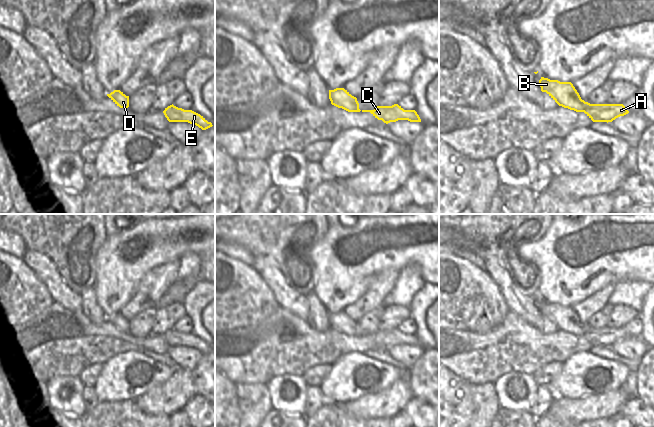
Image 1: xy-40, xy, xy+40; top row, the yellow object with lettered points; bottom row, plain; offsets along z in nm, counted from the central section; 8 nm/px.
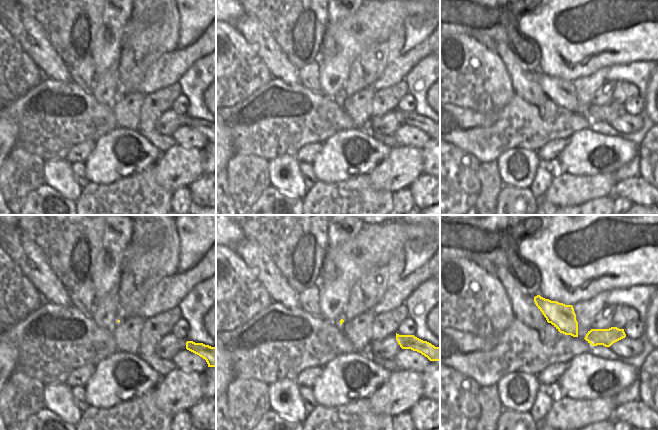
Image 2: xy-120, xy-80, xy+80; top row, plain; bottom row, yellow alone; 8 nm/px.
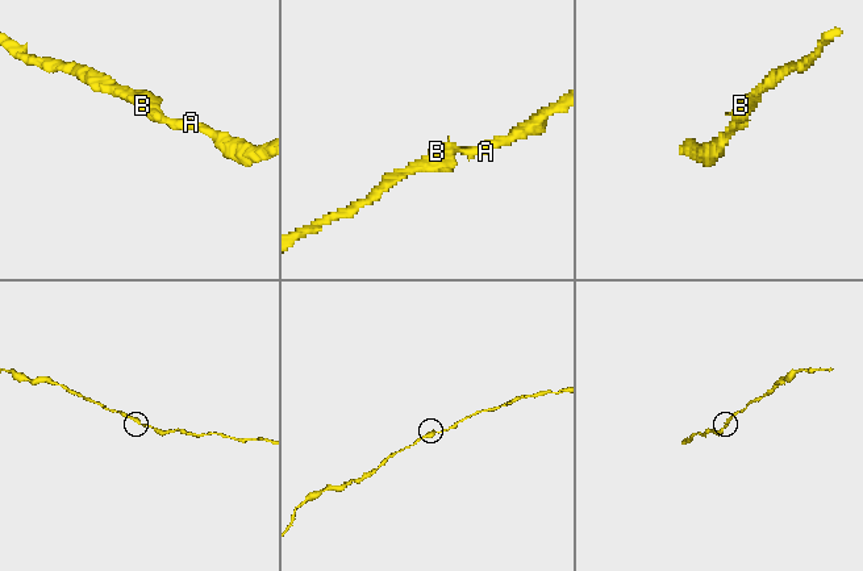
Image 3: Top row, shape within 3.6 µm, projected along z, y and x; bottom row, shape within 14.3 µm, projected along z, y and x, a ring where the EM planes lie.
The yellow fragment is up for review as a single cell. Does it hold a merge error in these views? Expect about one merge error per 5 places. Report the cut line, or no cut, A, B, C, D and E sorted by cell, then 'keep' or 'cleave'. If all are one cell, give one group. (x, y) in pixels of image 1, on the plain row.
cut none; groups A B C D E; keep

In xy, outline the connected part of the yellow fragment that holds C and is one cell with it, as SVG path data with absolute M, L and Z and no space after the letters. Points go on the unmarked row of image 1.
M398 328L392 330L377 330L374 334L362 334L370 336L378 344L388 348L398 344L408 344L410 346L421 346L421 343L415 334L404 334Z

